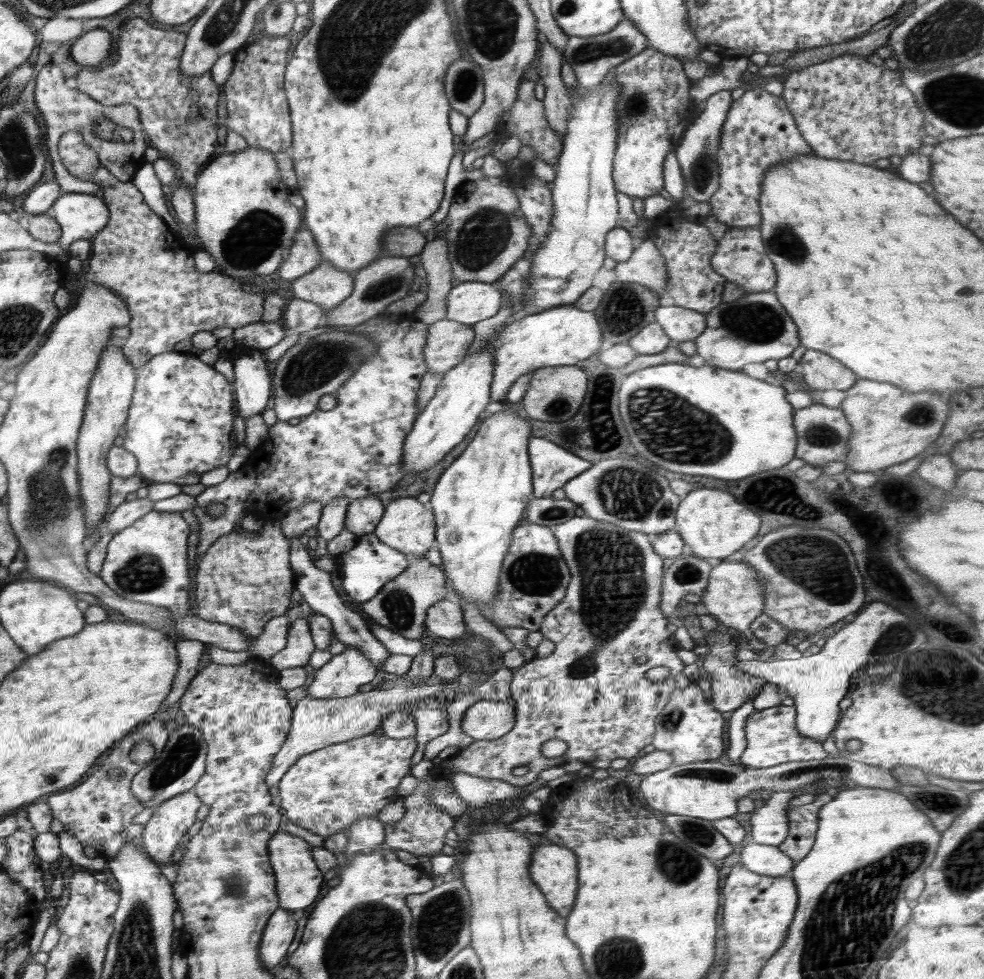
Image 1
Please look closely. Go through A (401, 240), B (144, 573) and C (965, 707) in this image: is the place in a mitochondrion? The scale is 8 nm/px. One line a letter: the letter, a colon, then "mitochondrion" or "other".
A: other
B: mitochondrion
C: mitochondrion

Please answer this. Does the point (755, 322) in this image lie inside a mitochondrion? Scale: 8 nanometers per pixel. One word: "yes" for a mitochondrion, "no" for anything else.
yes

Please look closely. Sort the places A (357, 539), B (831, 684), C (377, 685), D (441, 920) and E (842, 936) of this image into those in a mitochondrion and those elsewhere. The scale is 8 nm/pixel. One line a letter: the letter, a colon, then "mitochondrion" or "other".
A: other
B: other
C: other
D: mitochondrion
E: mitochondrion

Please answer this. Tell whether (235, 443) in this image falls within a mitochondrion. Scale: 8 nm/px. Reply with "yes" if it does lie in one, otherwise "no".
no

